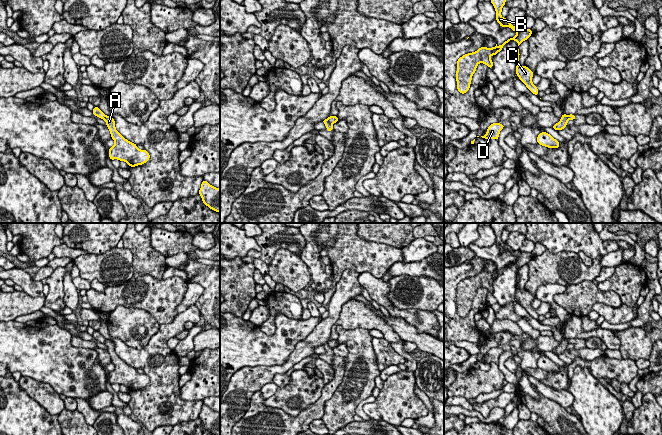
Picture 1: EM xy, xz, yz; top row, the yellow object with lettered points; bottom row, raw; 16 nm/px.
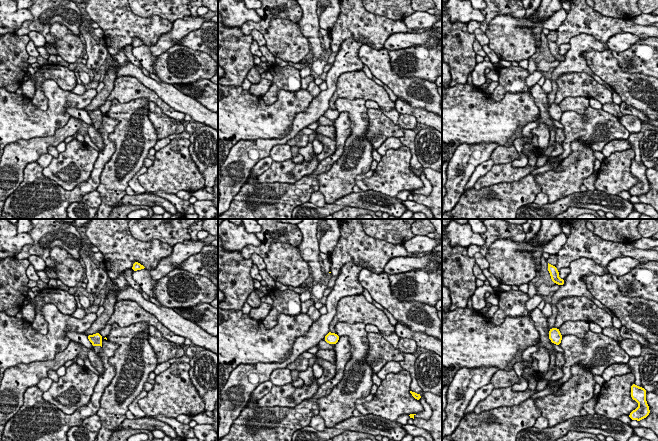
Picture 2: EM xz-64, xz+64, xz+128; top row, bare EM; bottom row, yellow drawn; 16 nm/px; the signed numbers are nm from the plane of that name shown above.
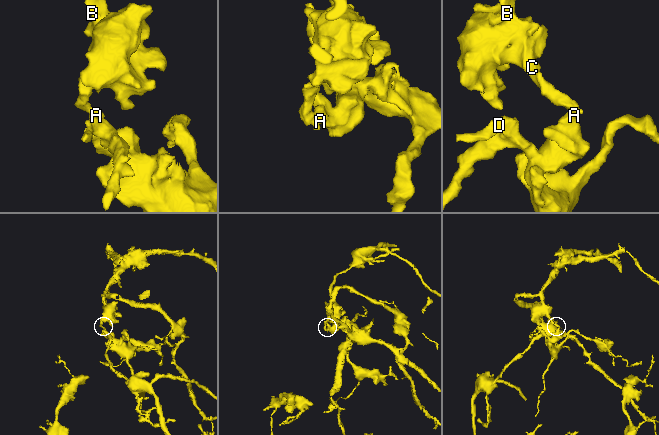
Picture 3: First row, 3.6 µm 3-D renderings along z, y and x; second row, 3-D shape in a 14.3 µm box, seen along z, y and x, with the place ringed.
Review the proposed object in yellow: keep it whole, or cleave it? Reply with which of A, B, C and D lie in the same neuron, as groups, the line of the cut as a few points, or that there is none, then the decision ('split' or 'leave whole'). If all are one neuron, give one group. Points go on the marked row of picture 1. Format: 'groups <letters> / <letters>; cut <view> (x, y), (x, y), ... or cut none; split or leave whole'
groups A D / B C; cut xz (326, 119), (331, 124); split

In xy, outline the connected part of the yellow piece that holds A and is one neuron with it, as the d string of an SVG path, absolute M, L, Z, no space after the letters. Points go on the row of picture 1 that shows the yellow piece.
M107 116L105 117L106 126L108 127L111 138L115 144L109 148L109 158L111 160L118 159L125 161L130 167L135 167L146 163L150 154L144 149L140 150L137 145L125 139L115 128L115 120Z

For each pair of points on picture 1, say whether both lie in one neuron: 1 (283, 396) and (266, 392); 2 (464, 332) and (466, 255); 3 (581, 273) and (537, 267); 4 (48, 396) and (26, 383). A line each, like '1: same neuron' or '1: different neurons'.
1: different neurons
2: different neurons
3: same neuron
4: same neuron

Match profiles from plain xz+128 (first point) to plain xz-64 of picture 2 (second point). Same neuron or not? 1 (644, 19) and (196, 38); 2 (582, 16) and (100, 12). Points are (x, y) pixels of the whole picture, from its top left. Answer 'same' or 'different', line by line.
1: different
2: same

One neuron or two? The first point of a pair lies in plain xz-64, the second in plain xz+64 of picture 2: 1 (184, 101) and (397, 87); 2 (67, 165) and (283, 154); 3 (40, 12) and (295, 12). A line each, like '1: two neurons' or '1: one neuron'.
1: two neurons
2: two neurons
3: one neuron

